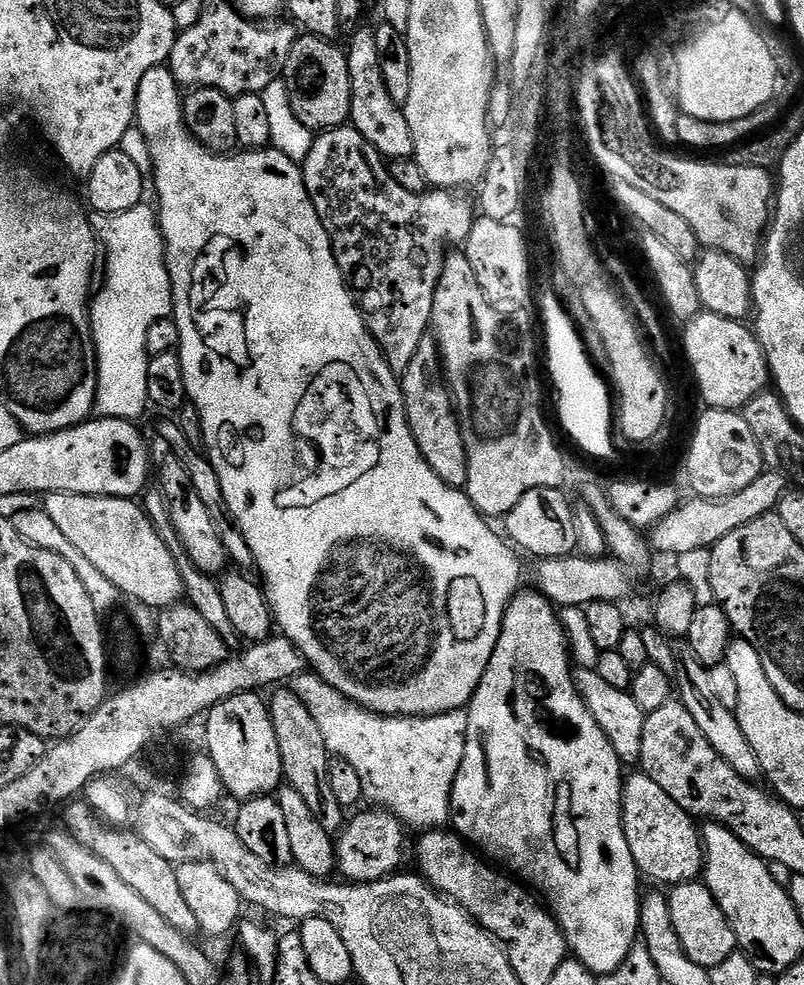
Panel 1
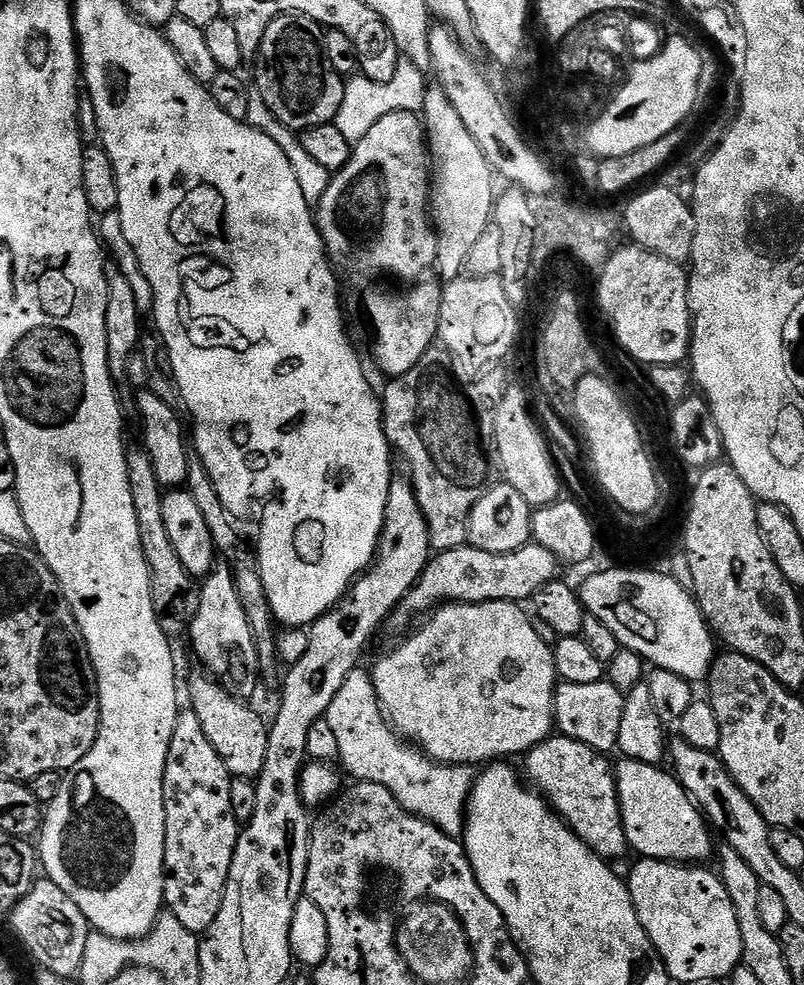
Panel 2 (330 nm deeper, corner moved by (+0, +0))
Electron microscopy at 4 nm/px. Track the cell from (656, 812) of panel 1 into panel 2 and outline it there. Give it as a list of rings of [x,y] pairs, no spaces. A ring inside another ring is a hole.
[[[553,734],[527,753],[527,779],[548,801],[552,811],[564,819],[570,830],[574,830],[574,834],[578,834],[578,838],[582,838],[582,842],[594,850],[594,854],[603,860],[617,862],[624,855],[629,855],[630,849],[626,830],[622,826],[614,764],[608,759],[607,755],[596,752],[574,738]]]

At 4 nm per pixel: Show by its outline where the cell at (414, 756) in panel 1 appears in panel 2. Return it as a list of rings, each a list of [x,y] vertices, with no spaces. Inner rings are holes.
[[[357,670],[350,674],[350,678],[346,678],[342,690],[338,690],[338,694],[334,694],[334,702],[330,702],[330,710],[326,718],[338,738],[341,761],[346,762],[352,756],[352,764],[356,768],[384,768],[388,764],[388,759],[392,756],[392,780],[390,779],[388,784],[390,794],[394,794],[398,803],[412,816],[421,816],[423,820],[430,821],[434,826],[438,826],[438,830],[445,832],[447,836],[463,837],[468,798],[472,795],[472,785],[474,783],[473,765],[437,764],[415,743],[404,738],[396,738],[396,741],[392,744],[394,729],[386,719],[379,702],[376,701],[376,691],[372,685],[372,677],[367,671]]]

